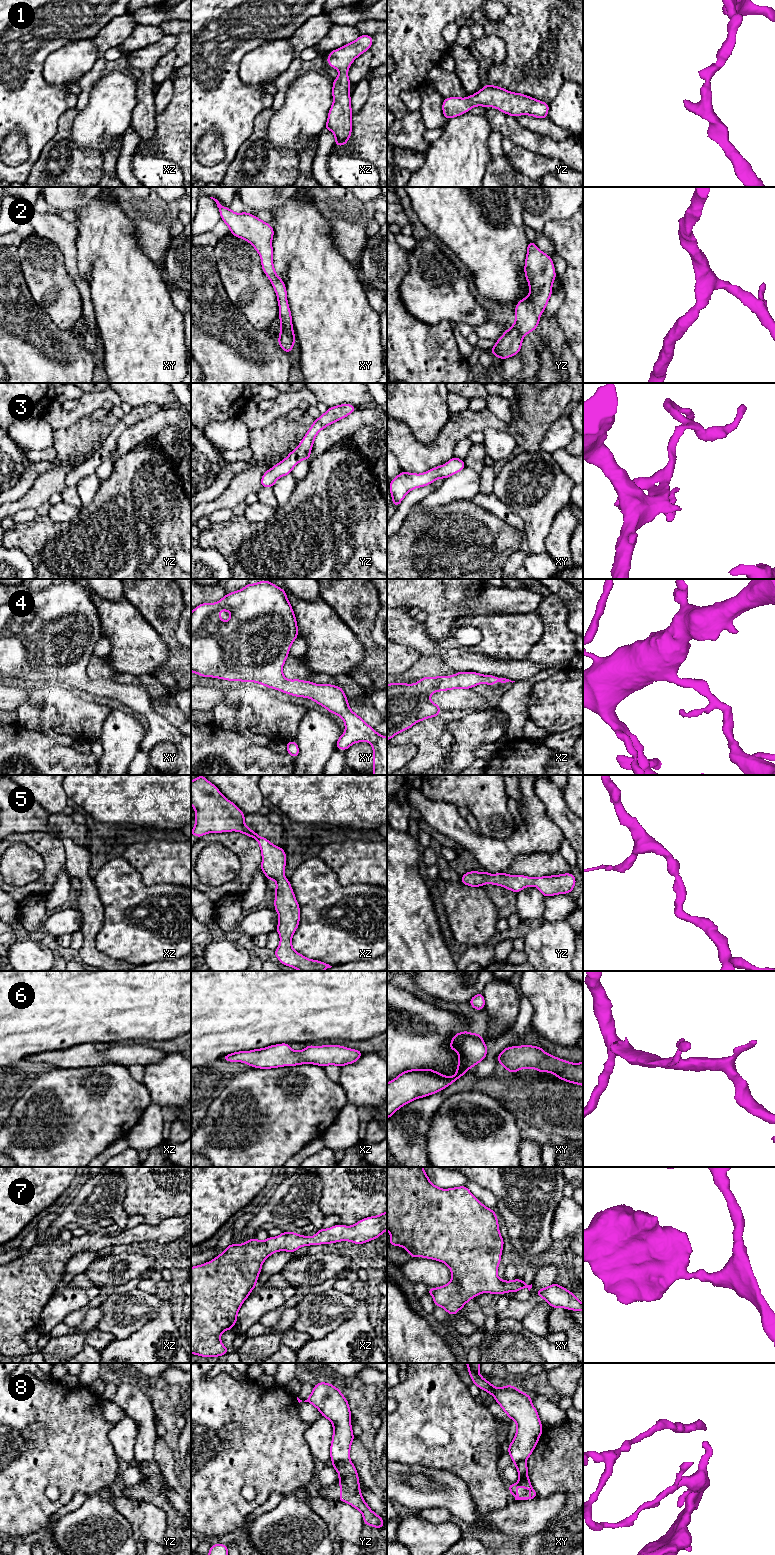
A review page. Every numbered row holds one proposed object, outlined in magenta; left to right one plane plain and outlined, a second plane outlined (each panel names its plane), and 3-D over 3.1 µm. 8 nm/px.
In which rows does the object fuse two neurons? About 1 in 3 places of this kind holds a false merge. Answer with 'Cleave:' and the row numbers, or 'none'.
Cleave: 8

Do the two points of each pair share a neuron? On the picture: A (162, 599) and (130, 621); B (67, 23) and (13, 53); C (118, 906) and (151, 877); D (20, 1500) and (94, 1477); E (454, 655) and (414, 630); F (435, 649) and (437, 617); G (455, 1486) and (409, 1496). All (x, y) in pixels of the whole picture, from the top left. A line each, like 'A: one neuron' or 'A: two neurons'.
A: two neurons
B: one neuron
C: two neurons
D: one neuron
E: one neuron
F: two neurons
G: one neuron

